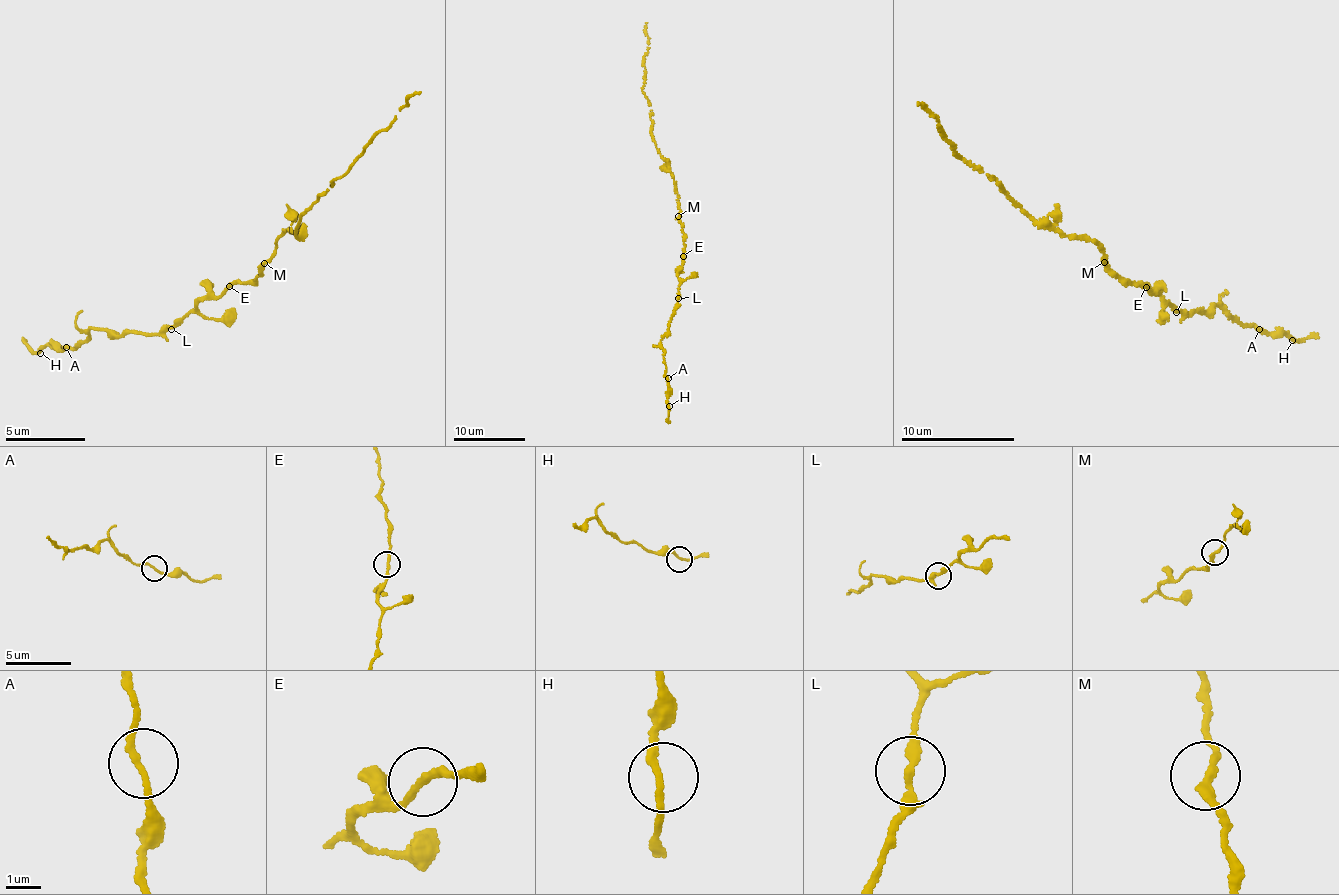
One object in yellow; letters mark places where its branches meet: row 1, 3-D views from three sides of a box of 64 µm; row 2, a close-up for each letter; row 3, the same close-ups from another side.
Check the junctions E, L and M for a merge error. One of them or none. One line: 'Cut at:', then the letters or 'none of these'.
Cut at: none of these

